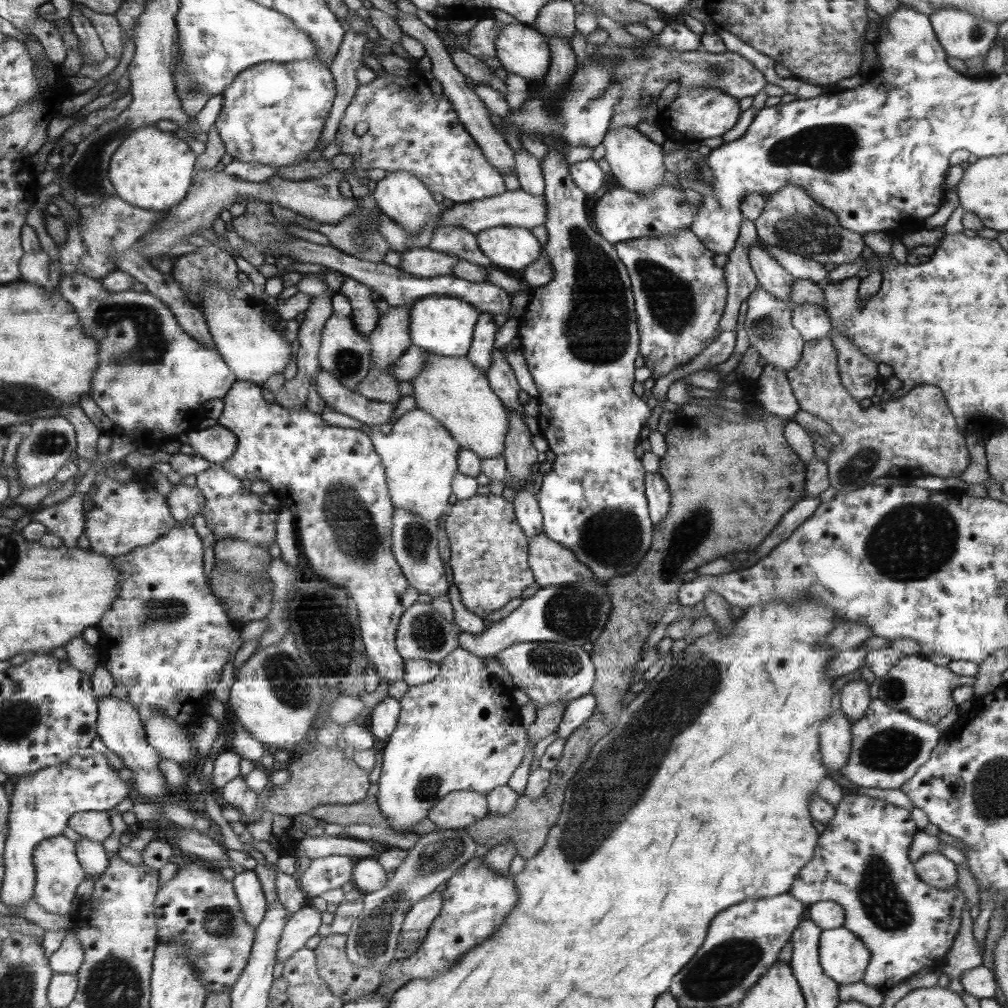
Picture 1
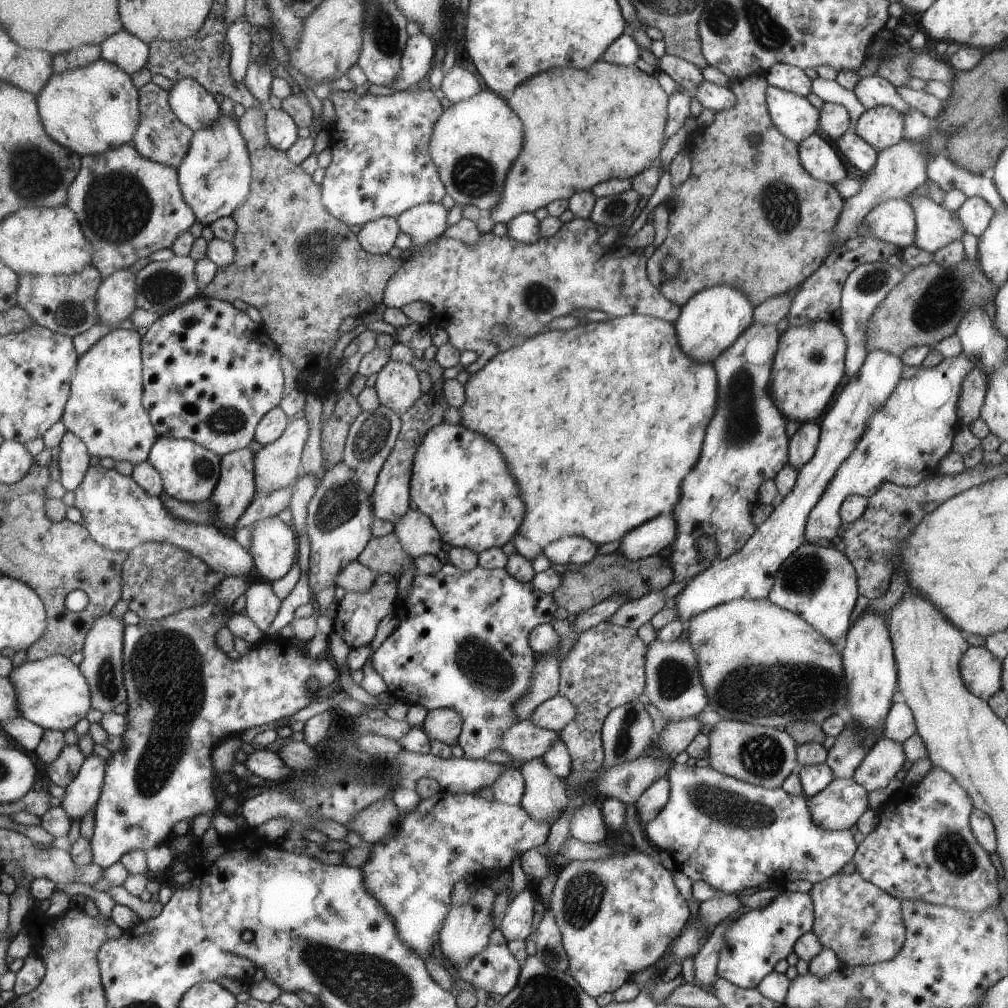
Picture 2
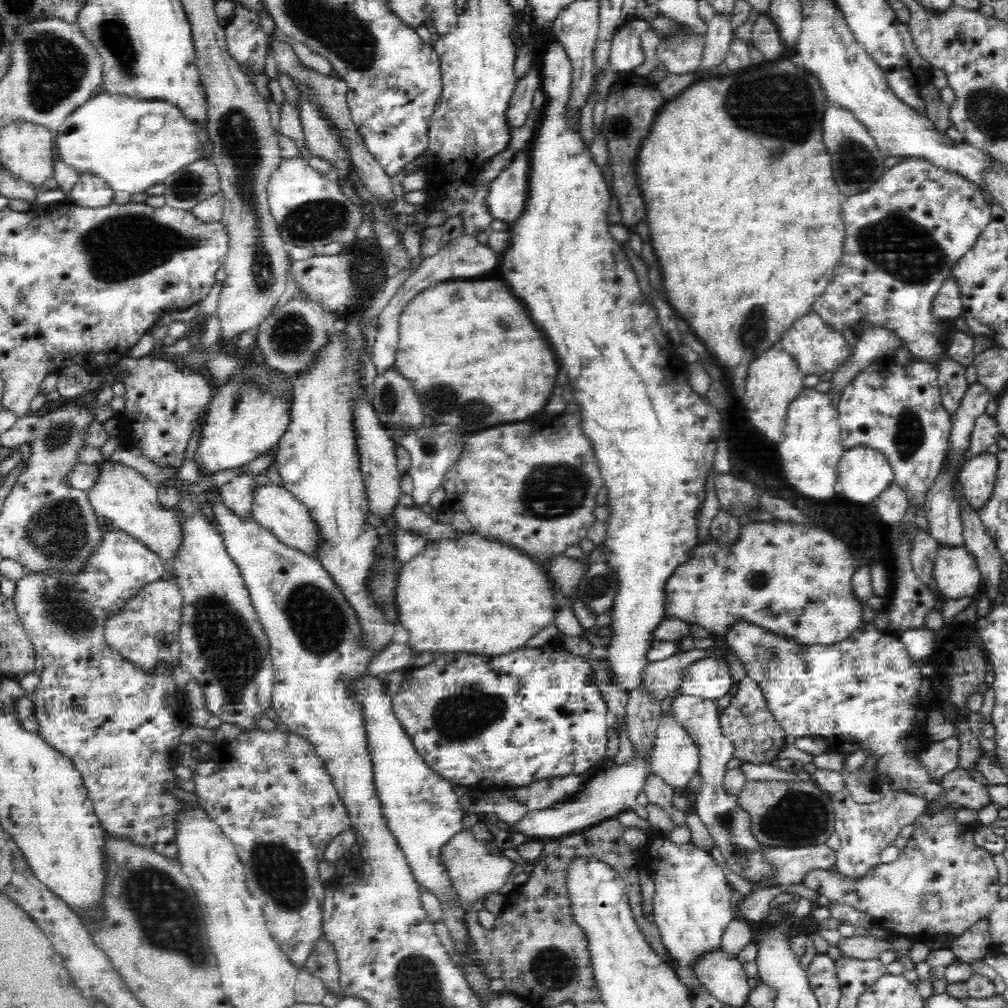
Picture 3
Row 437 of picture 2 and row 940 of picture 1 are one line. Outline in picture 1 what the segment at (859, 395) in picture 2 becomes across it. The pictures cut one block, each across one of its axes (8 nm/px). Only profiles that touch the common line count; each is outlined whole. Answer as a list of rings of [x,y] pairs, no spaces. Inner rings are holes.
[[[838,926],[822,930],[819,938],[819,962],[826,976],[838,984],[854,984],[865,978],[866,968],[873,959],[864,941]]]

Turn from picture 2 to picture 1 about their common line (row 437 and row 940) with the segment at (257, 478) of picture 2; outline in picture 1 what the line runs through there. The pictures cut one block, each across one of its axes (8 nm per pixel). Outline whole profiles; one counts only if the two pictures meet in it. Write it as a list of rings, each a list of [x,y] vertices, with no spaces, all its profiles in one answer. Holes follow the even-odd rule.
[[[305,905],[295,912],[286,922],[282,936],[278,940],[277,961],[285,963],[290,956],[295,955],[306,942],[318,934],[322,926],[322,913],[313,906]]]

